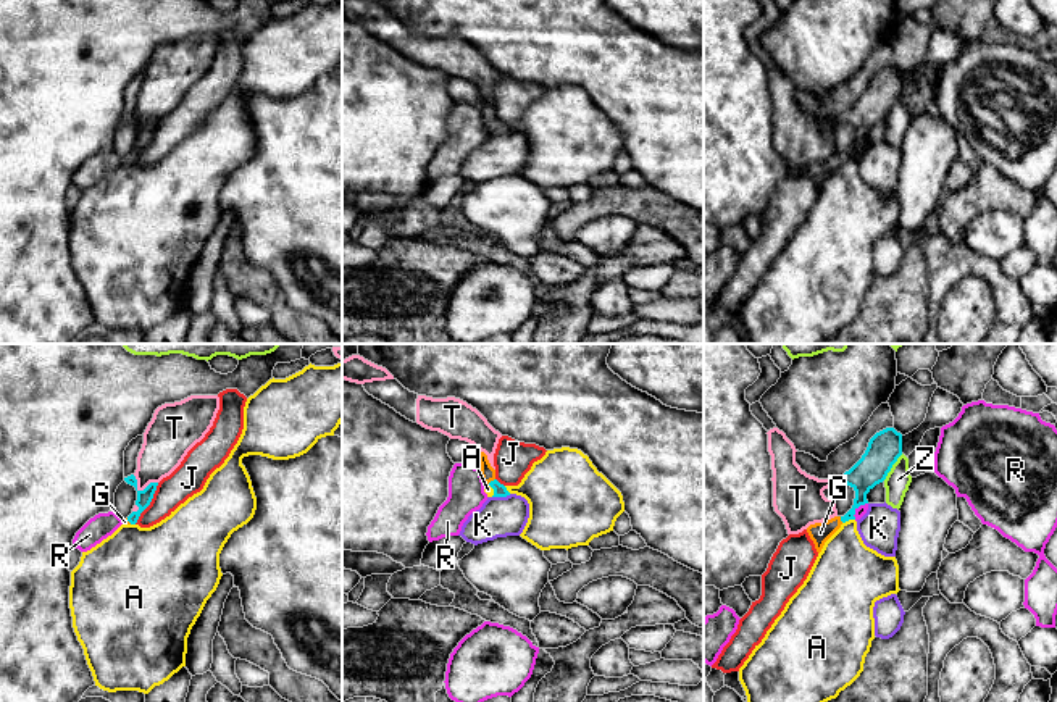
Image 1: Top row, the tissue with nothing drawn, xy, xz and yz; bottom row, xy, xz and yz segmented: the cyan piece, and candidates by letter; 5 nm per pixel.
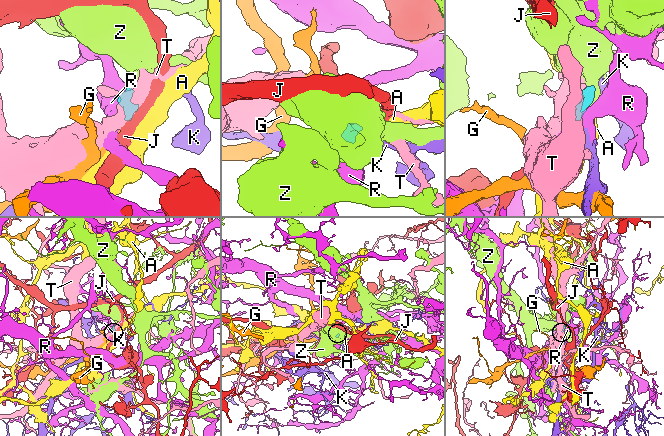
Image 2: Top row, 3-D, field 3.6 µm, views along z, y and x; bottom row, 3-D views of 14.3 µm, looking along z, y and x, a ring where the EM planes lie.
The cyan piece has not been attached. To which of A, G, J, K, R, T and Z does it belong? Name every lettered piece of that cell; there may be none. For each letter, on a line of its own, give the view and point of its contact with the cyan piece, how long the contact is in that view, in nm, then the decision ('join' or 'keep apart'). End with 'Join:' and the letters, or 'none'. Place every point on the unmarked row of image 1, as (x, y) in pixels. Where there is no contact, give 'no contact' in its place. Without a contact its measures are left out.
A: yz (848, 158) | 70 nm | keep apart
G: xz (491, 120) | 50 nm | join
J: xy (149, 142) | 240 nm | keep apart
K: xz (501, 134) | 100 nm | keep apart
R: yz (857, 146) | 110 nm | keep apart
T: xy (141, 129) | 130 nm | keep apart
Z: yz (891, 105) | 170 nm | keep apart
Join: G

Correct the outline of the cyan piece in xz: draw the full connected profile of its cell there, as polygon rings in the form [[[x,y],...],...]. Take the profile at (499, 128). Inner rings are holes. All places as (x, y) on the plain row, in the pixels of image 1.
[[[481,89],[478,90],[478,94],[479,94],[479,102],[481,102],[483,119],[487,121],[494,127],[492,136],[507,136],[507,134],[510,134],[507,126],[495,118],[495,108],[491,105],[491,102],[487,98],[487,94]]]

